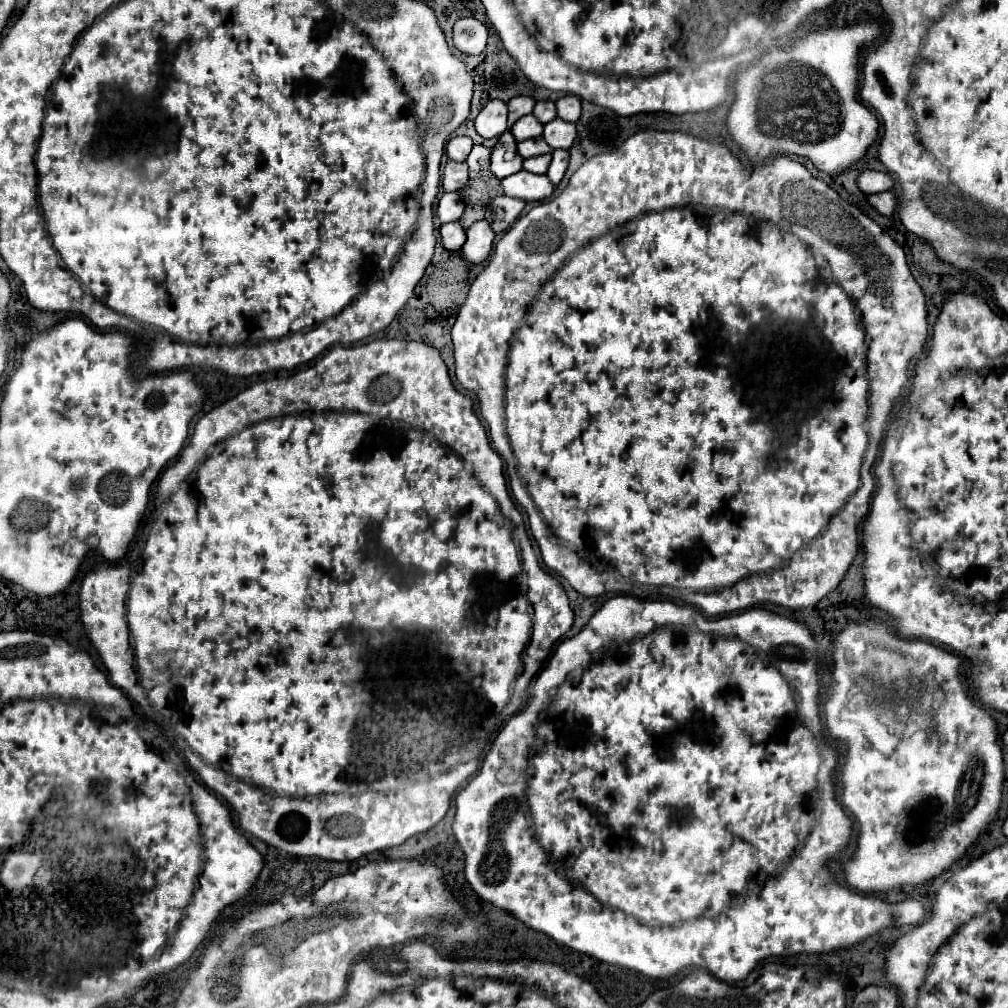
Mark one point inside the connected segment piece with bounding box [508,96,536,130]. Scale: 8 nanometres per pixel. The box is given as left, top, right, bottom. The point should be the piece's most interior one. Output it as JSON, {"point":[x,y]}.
{"point":[521,105]}

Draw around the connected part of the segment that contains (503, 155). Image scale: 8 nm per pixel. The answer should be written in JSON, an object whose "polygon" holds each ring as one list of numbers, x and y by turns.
{"polygon":[[504,132,496,146,492,148,492,158,490,158,490,170,496,178,506,178,510,174,516,174,522,170,522,158,516,150,516,140,510,132]]}

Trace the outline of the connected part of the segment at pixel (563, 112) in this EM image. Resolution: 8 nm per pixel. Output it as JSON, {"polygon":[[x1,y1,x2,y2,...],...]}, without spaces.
{"polygon":[[564,96,556,102,558,118,566,122,576,122,580,118,580,98,578,96]]}

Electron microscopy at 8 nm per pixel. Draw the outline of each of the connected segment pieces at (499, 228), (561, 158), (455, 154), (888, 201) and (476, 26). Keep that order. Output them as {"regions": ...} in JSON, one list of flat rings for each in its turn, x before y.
{"regions":[[[496,196,490,206,486,208,486,222,490,224,490,228,496,234,506,232,514,220,522,214,526,202,518,200,518,198,510,198,510,196]],[[554,150,552,152,552,164,546,172,546,176,550,178,550,182,556,186,562,178,564,178,564,172,568,168,568,150]],[[456,136,446,146,448,158,456,160,456,162,464,162,466,156,470,154,470,150,472,150,472,140,468,136]],[[892,192,872,194,872,196,868,196,868,200,870,200,870,204,872,204,876,210,880,210,880,214,884,214,884,216,892,216,894,210,898,208,898,200,896,200,896,196,894,196]],[[460,18,454,24,454,46,466,54,480,54,488,42,488,28,476,18]]]}

